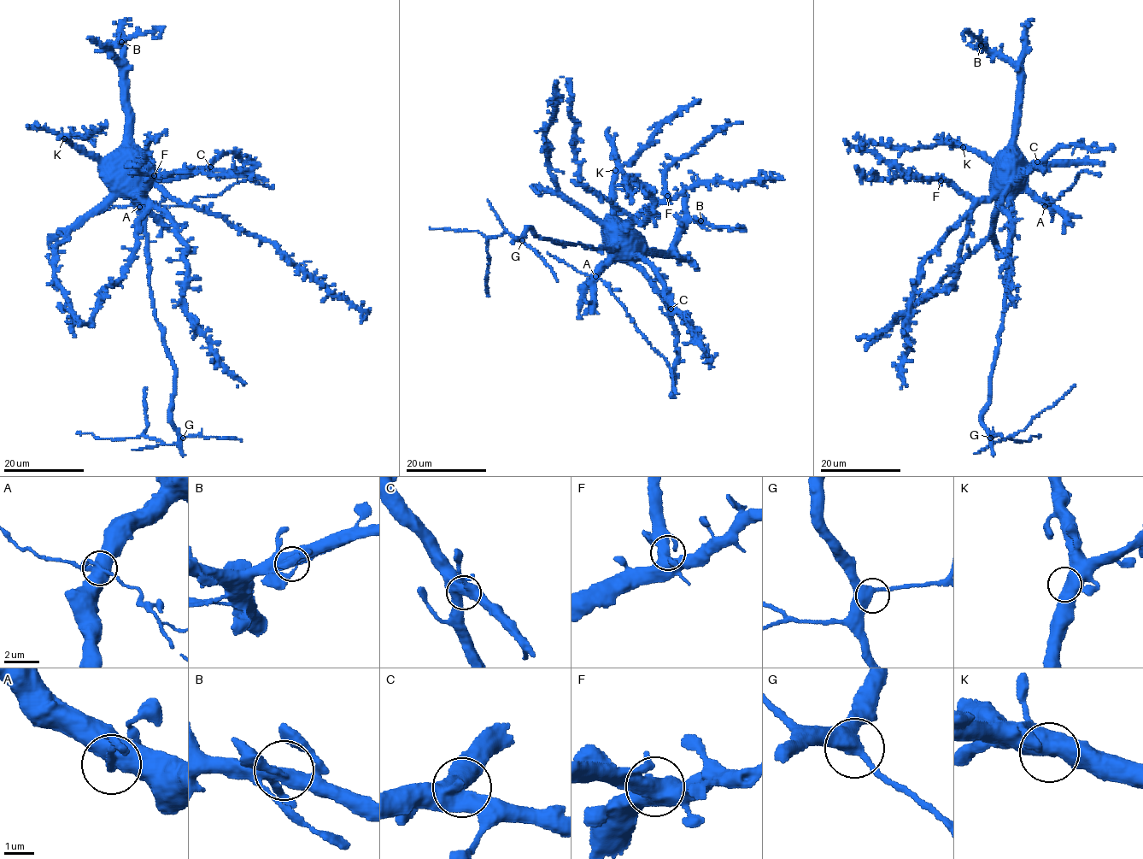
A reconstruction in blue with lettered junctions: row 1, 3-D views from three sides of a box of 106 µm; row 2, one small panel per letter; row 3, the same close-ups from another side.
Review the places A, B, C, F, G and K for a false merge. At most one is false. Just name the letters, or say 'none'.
none

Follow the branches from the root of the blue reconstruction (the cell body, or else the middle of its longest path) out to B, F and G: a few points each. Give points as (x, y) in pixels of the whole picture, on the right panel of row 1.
B: (1010, 250), (1011, 202), (1018, 191), (1020, 172), (1020, 155), (1015, 145), (1018, 71), (981, 45)
F: (1010, 250), (1010, 208), (1005, 199), (1001, 196), (973, 198), (949, 182), (940, 180)
G: (1010, 250), (1004, 316), (990, 376), (990, 403), (981, 417), (981, 425), (990, 438)

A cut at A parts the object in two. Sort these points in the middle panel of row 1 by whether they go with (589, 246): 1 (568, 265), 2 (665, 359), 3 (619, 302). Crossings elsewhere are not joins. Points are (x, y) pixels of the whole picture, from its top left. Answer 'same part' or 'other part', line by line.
1: other part
2: other part
3: other part

